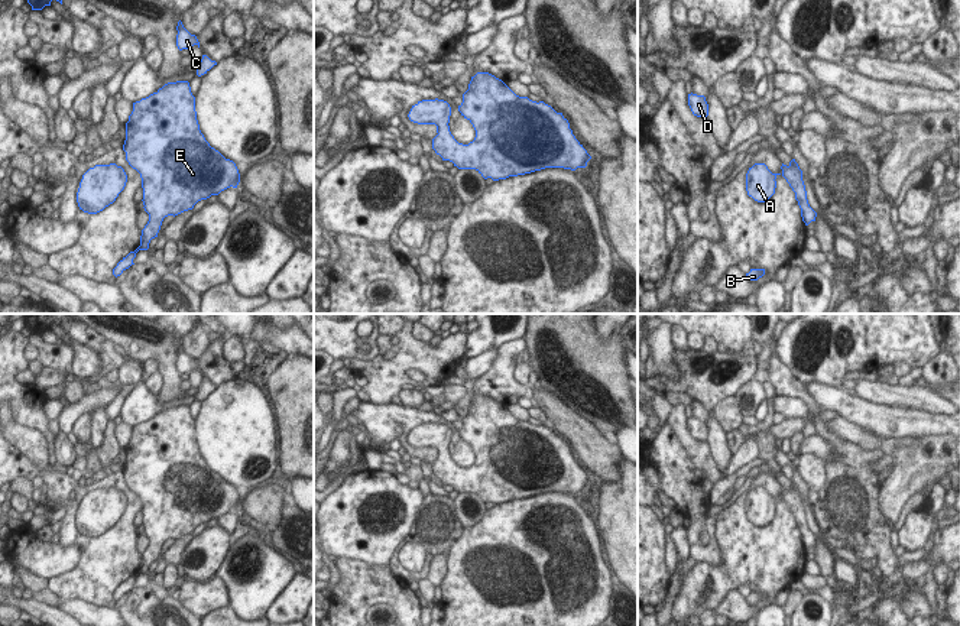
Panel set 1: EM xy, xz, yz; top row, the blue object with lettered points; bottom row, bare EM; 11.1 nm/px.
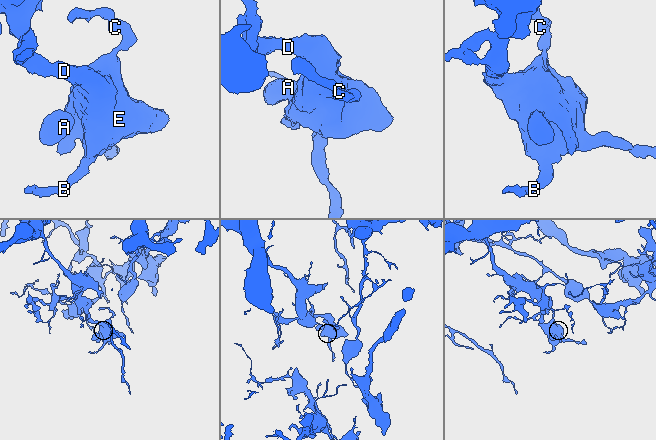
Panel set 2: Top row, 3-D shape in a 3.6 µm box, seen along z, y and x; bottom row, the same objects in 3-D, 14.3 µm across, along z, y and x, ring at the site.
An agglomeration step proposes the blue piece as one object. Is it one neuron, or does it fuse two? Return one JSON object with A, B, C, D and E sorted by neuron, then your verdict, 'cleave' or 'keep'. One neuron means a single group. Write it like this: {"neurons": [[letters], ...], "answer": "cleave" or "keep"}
{"neurons": [["A", "B", "C", "D", "E"]], "answer": "keep"}

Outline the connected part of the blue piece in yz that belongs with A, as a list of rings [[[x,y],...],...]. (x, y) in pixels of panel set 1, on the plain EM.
[[[792,483],[788,490],[782,487],[781,493],[781,497],[772,497],[765,487],[755,487],[749,492],[746,497],[747,519],[758,526],[768,525],[775,518],[776,500],[782,499],[795,516],[802,545],[808,549],[811,545],[815,545],[817,536],[808,528],[802,494],[795,483]]]

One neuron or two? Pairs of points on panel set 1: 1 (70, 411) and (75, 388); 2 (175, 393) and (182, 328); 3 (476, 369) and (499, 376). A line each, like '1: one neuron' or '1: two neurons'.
1: two neurons
2: two neurons
3: two neurons

